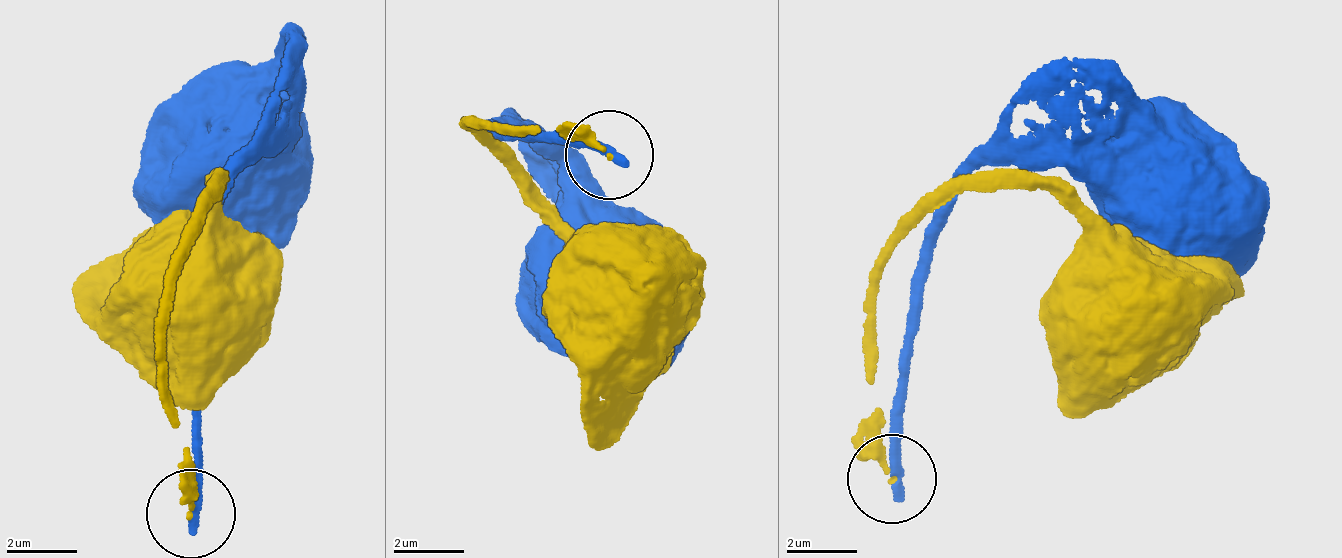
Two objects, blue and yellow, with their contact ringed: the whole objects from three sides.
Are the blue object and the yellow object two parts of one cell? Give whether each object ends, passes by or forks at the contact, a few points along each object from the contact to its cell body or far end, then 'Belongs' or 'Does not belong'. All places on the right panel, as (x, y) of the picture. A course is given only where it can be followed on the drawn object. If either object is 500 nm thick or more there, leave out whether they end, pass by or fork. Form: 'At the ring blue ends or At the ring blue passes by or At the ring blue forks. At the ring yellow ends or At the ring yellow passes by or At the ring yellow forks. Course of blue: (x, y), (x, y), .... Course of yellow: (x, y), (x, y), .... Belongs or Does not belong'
At the ring blue ends. At the ring yellow ends. Course of blue: (891, 481), (927, 224), (954, 186), (991, 162), (1071, 164), (1094, 160), (1179, 165), (1211, 182), (1202, 187). Course of yellow: (891, 481), (872, 353), (872, 258), (959, 189), (1036, 182), (1072, 209), (1169, 290), (1159, 329), (1137, 332). Does not belong

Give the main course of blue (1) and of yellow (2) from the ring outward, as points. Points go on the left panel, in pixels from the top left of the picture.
1: (194, 516), (202, 248), (227, 199), (235, 165), (278, 138), (264, 133), (283, 113), (283, 123), (268, 134)
2: (194, 516), (164, 399), (164, 304), (202, 207), (206, 181), (214, 198), (152, 271), (169, 308), (183, 313)

